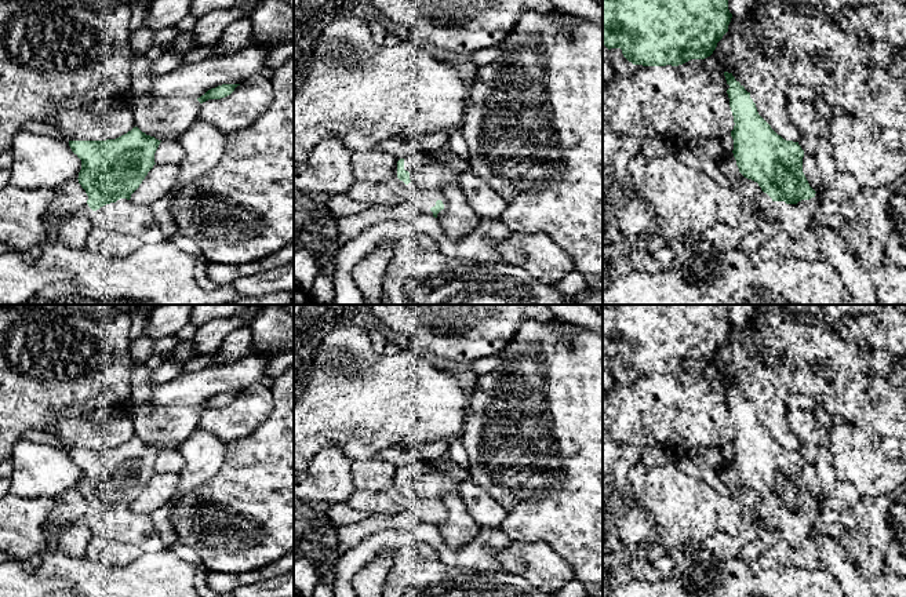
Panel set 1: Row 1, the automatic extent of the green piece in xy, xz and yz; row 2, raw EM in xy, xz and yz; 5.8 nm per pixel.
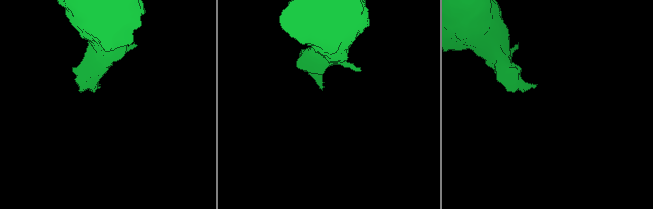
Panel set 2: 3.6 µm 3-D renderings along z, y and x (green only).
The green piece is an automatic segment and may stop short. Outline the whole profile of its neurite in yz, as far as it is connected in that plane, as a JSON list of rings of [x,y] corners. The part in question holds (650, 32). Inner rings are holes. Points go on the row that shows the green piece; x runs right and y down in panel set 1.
[[[603,0],[603,44],[608,50],[621,48],[633,65],[678,66],[710,57],[728,32],[731,18],[728,0]]]

